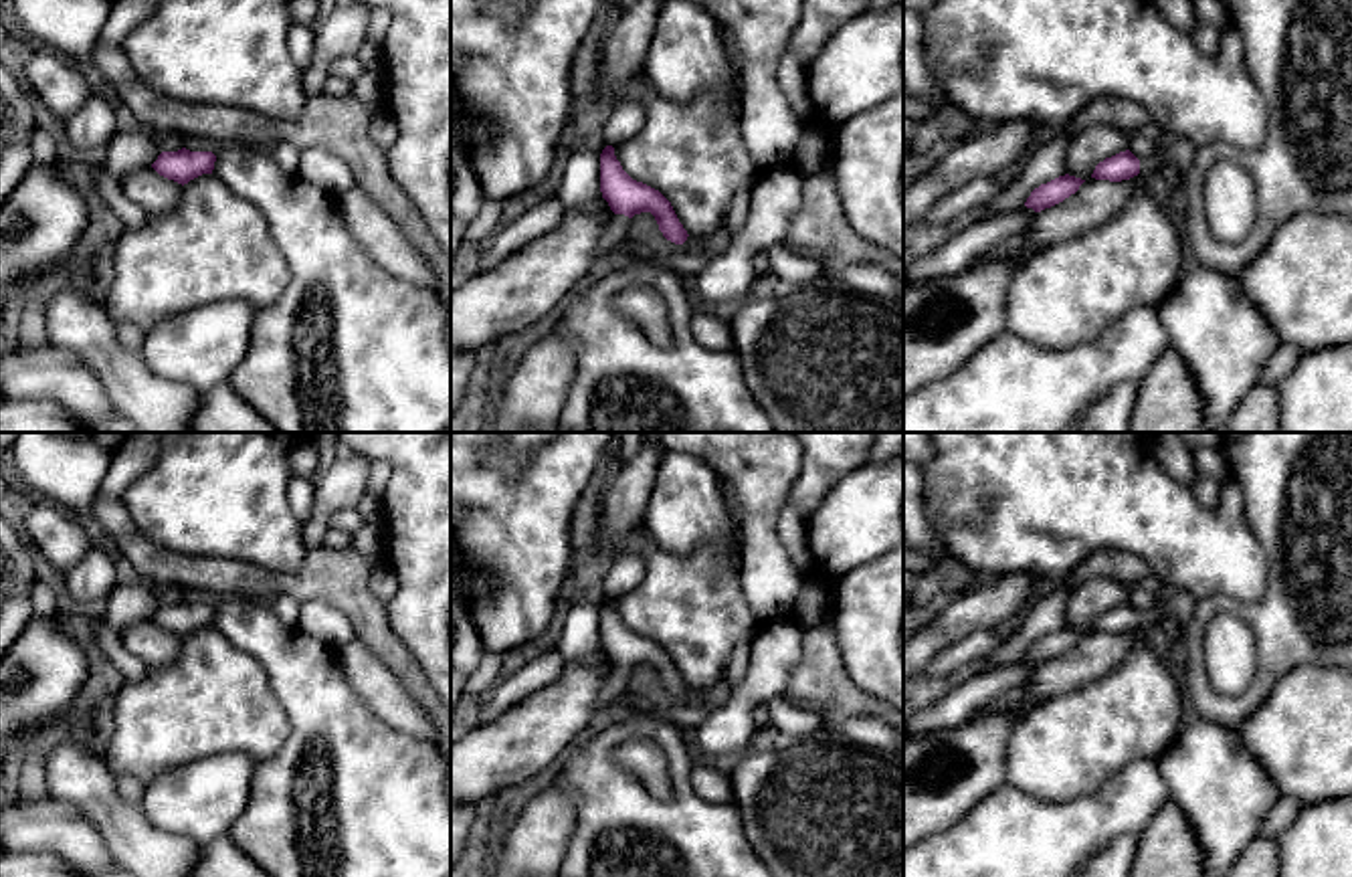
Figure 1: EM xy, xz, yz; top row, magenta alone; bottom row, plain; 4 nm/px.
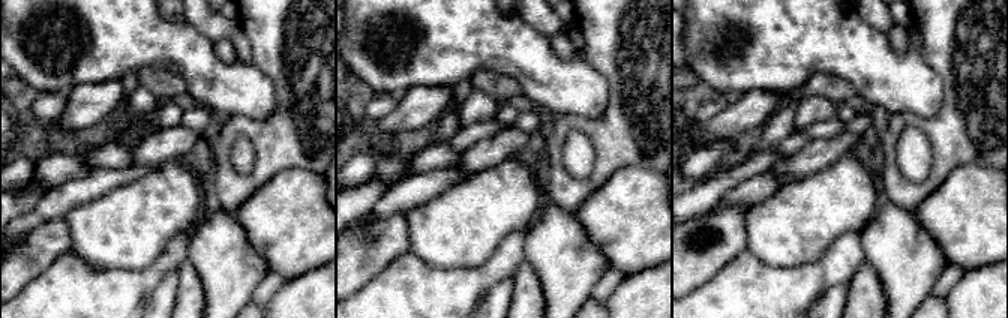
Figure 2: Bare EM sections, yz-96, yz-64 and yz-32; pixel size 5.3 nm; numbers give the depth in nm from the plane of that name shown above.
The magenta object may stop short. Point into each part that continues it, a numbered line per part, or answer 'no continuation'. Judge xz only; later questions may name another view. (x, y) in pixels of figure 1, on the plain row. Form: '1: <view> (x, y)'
1: xz (615, 686)

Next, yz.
1: yz (1156, 613)

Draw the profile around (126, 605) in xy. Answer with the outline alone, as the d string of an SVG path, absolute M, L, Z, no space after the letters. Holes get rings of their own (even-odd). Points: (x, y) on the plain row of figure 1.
M148 582L117 584L105 596L105 622L119 635L125 626L150 620L162 600L156 588Z

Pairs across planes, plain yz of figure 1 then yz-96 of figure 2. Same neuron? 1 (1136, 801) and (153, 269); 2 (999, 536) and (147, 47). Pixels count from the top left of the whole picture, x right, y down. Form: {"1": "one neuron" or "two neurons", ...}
{"1": "one neuron", "2": "one neuron"}

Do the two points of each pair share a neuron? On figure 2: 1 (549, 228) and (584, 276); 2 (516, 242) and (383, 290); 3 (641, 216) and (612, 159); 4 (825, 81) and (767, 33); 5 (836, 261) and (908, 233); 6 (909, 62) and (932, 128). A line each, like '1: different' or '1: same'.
1: same
2: same
3: different
4: different
5: different
6: different

